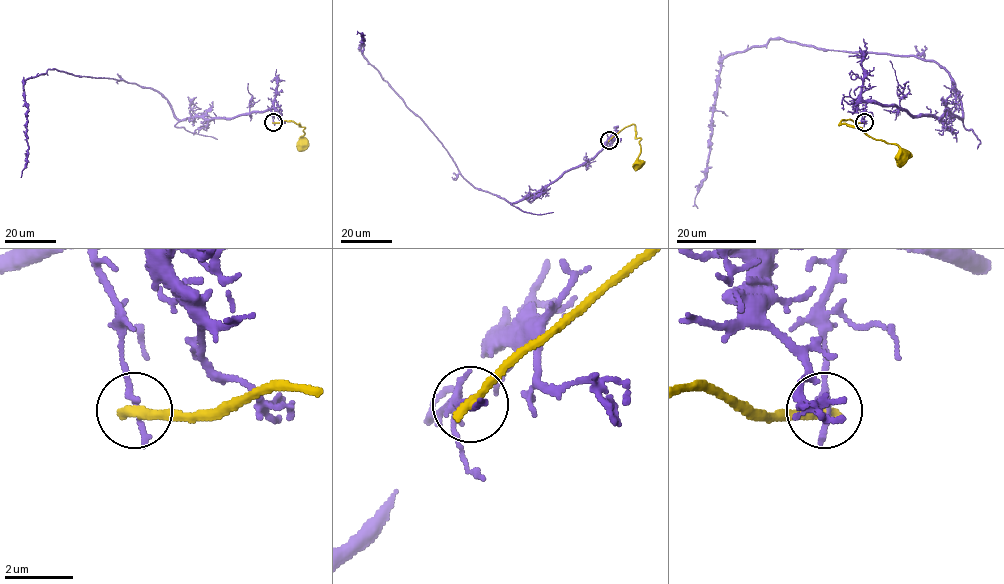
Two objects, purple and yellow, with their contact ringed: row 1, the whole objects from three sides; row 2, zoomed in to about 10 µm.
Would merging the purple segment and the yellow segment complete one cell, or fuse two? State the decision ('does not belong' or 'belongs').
does not belong

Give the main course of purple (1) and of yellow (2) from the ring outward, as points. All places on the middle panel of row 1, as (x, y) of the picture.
1: (609, 140), (592, 158), (516, 201), (479, 190), (369, 62), (360, 48), (364, 40), (357, 34)
2: (609, 140), (633, 124), (635, 137), (641, 139), (638, 163)

